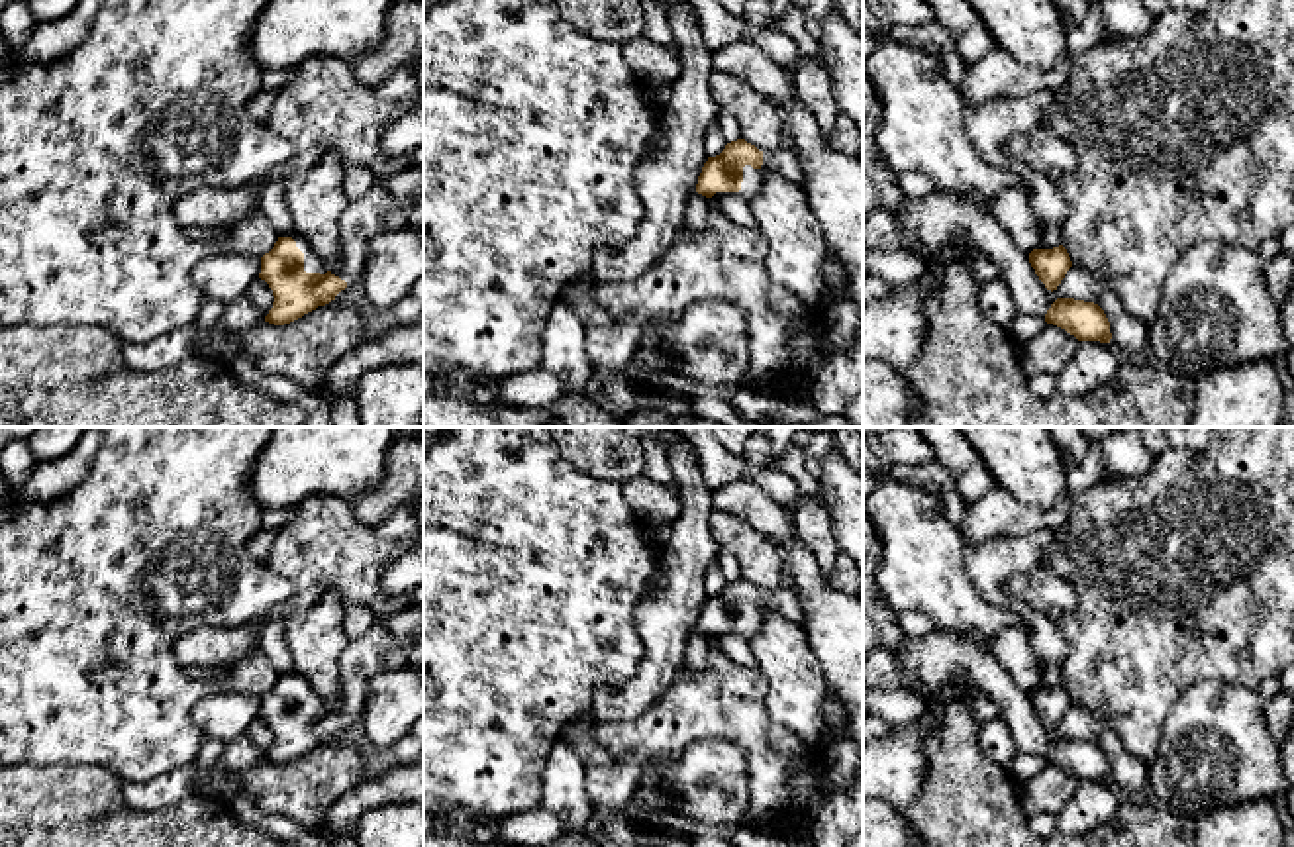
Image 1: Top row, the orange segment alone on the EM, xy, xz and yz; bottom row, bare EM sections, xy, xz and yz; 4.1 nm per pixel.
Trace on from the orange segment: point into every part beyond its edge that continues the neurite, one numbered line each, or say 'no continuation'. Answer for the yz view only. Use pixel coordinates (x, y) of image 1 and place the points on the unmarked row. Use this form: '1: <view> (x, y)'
no continuation

